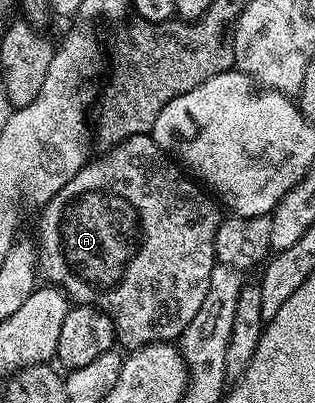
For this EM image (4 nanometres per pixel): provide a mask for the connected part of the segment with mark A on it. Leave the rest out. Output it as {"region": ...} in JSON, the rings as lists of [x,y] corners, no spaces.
{"region":[[[140,133],[127,139],[121,145],[112,146],[106,153],[109,153],[106,157],[86,163],[77,172],[75,179],[71,179],[71,183],[67,183],[67,187],[60,189],[40,210],[41,218],[37,221],[37,237],[35,236],[37,267],[40,276],[44,280],[46,277],[49,280],[46,282],[50,286],[60,289],[70,302],[93,305],[96,309],[102,309],[113,320],[113,329],[117,333],[116,344],[126,345],[126,350],[132,351],[142,349],[145,345],[176,342],[181,332],[191,323],[191,319],[195,319],[199,307],[203,307],[203,299],[207,299],[207,287],[211,287],[211,271],[217,264],[215,231],[219,231],[219,223],[223,220],[222,210],[218,202],[196,180],[188,181],[180,173],[182,170],[153,142],[152,136]]]}

